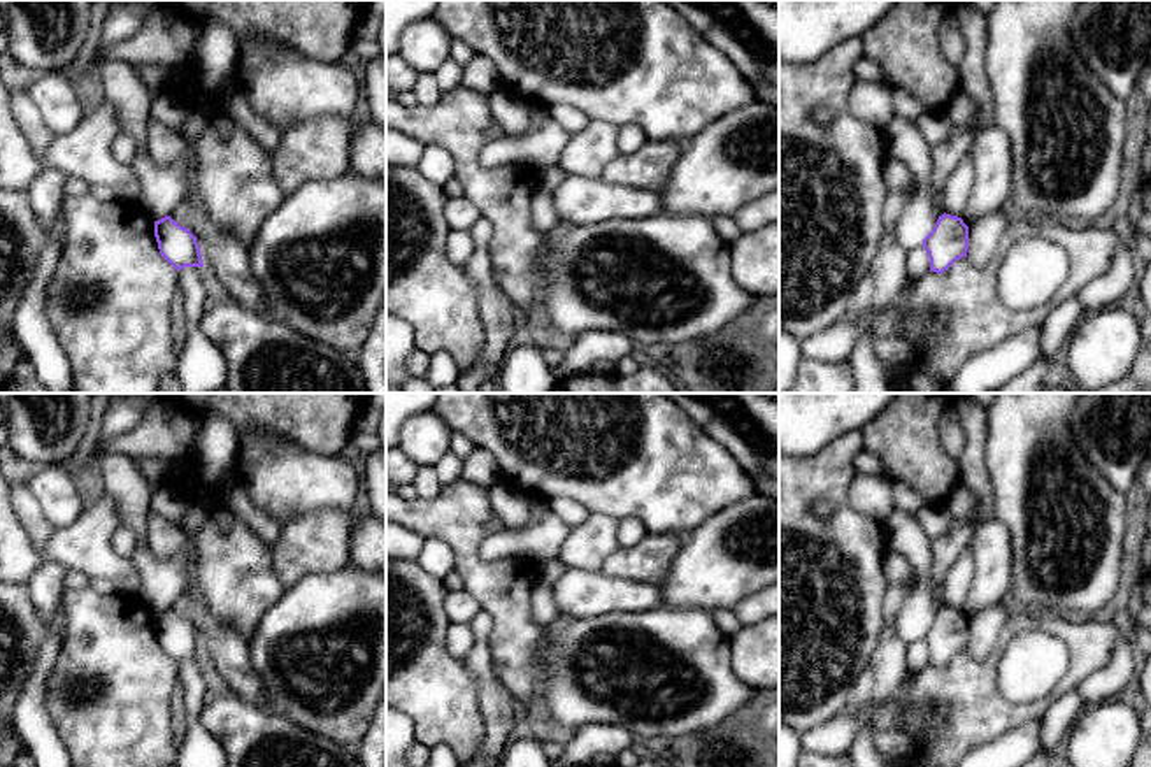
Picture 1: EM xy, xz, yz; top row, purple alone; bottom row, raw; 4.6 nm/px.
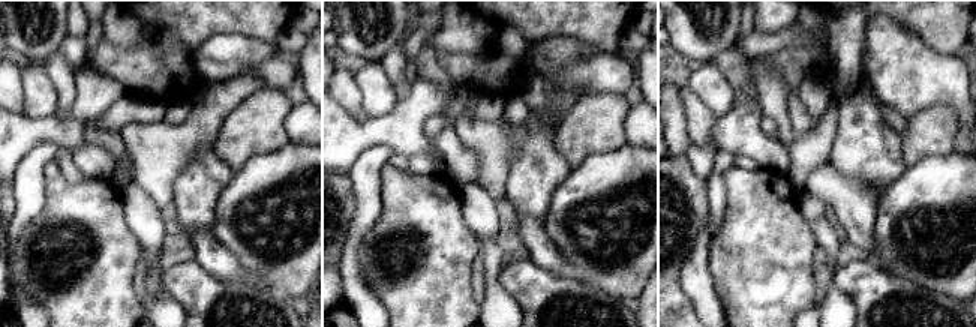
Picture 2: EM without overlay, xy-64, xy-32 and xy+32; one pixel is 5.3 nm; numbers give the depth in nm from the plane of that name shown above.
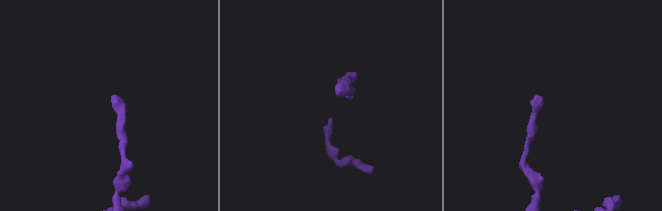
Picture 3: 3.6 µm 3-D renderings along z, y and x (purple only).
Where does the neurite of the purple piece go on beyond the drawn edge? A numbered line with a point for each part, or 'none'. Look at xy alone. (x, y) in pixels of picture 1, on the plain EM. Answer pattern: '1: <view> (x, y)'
none

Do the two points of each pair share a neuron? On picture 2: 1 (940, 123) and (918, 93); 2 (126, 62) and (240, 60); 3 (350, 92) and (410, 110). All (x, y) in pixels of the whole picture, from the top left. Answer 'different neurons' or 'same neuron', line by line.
1: different neurons
2: different neurons
3: different neurons

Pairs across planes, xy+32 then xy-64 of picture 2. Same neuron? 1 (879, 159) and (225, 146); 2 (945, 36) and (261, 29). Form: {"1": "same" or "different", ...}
{"1": "different", "2": "same"}

